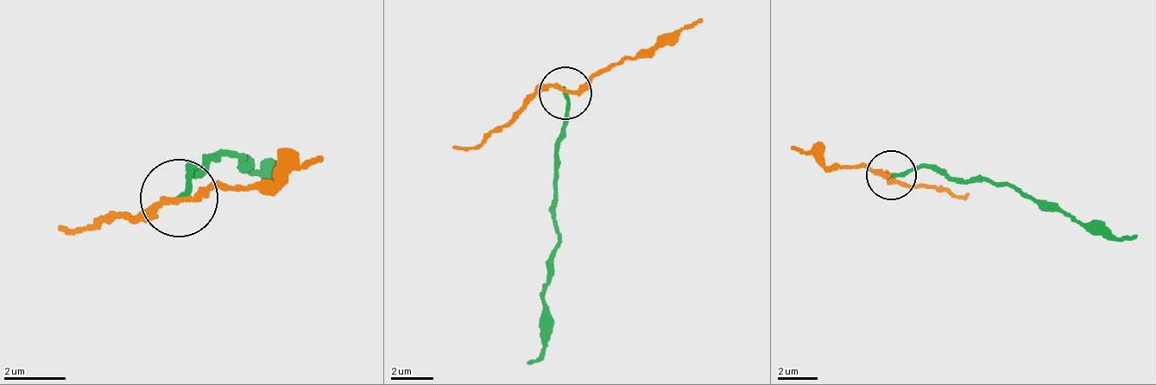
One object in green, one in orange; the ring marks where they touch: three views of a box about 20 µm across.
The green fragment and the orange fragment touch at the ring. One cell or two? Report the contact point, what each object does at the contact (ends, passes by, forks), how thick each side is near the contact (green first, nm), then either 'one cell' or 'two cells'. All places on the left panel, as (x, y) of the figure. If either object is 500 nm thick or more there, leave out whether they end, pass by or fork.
(179, 198) | green ends | orange passes by | 170/190 nm | two cells

